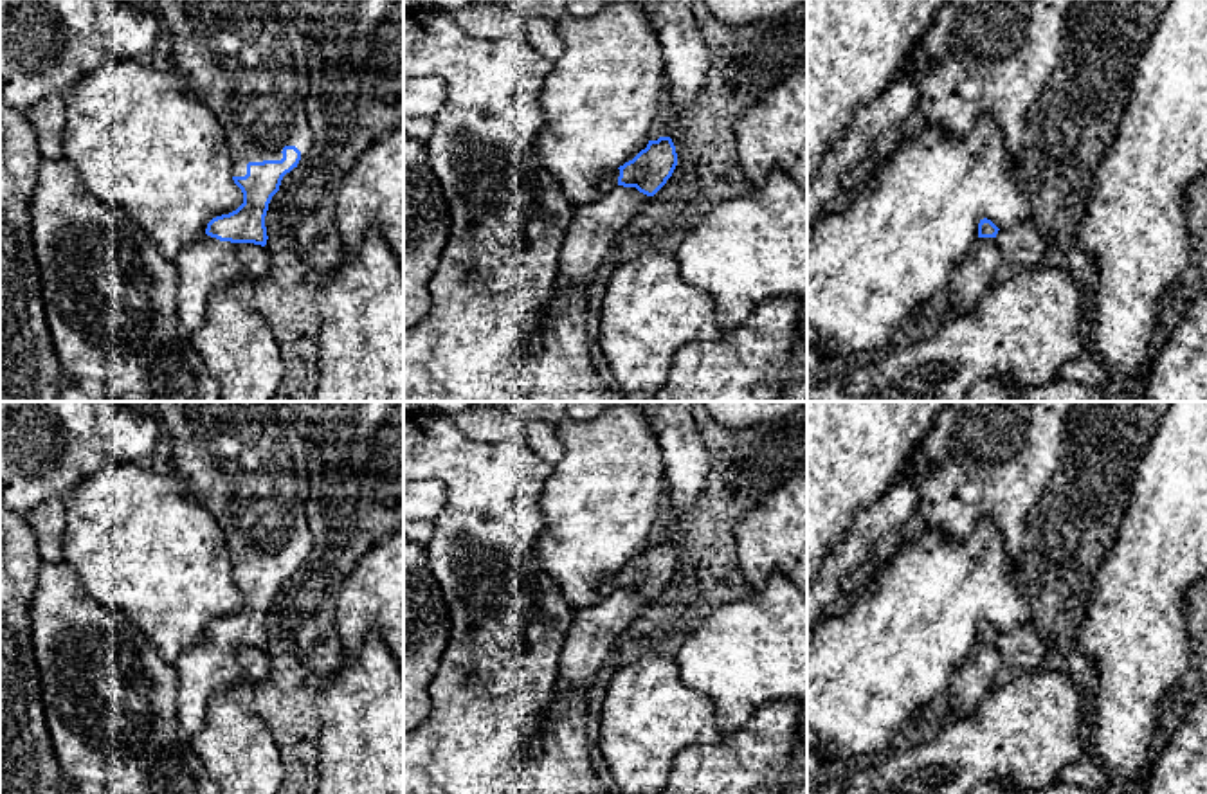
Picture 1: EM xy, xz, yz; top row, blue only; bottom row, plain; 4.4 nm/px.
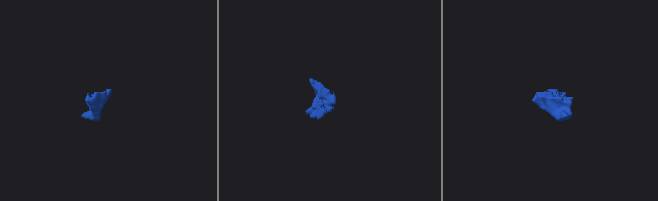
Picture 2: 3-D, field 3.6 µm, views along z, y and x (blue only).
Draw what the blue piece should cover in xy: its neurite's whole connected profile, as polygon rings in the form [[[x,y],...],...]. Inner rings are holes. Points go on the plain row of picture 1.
[[[155,402],[151,411],[171,438],[173,474],[191,488],[193,499],[209,511],[225,535],[232,583],[243,596],[243,607],[236,614],[213,621],[205,637],[184,650],[175,661],[178,733],[184,742],[191,744],[193,736],[205,726],[209,702],[227,695],[234,684],[247,681],[238,663],[238,648],[267,648],[265,619],[268,607],[279,594],[283,580],[297,571],[312,549],[304,511],[308,486],[301,475],[310,456],[308,445],[265,402]]]

